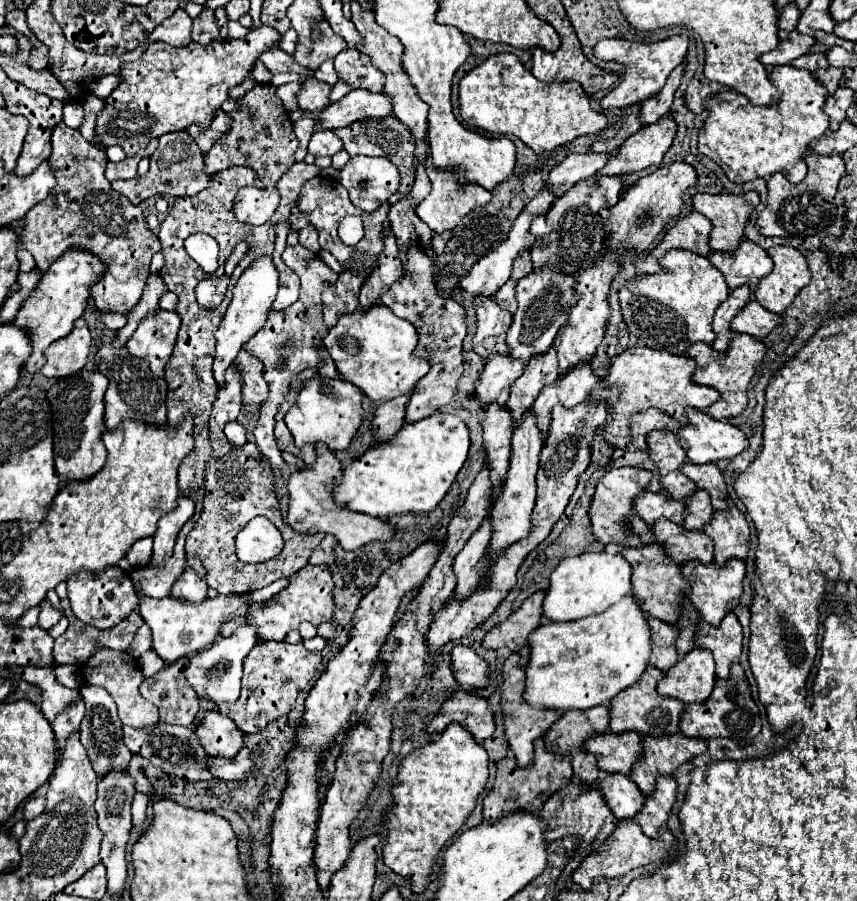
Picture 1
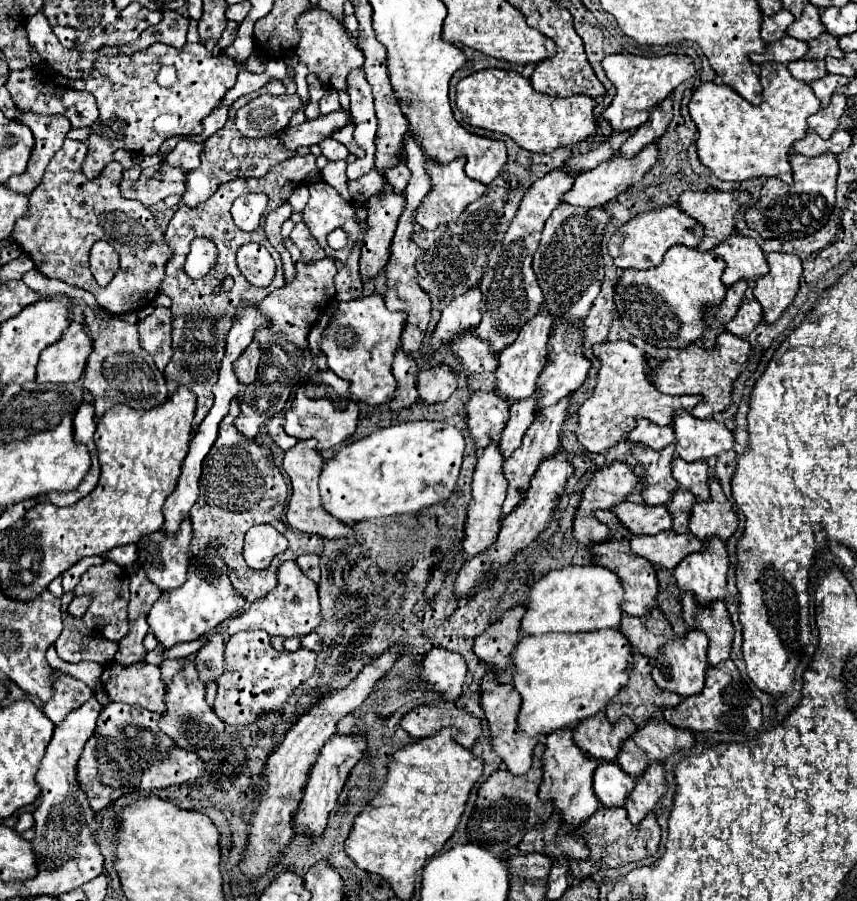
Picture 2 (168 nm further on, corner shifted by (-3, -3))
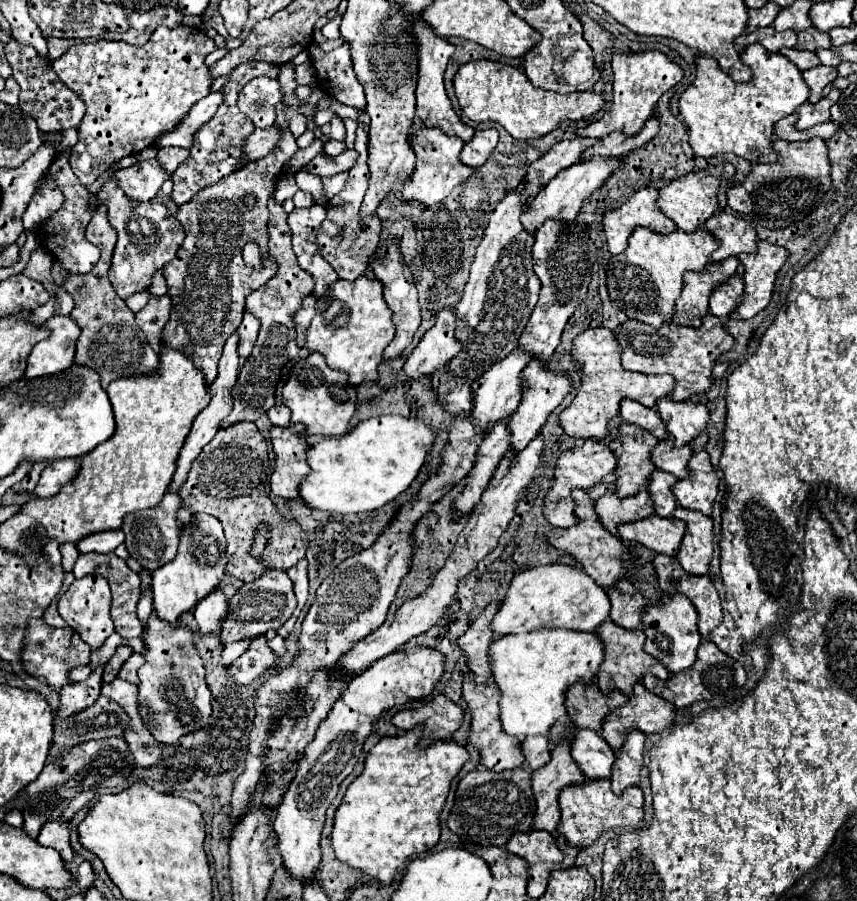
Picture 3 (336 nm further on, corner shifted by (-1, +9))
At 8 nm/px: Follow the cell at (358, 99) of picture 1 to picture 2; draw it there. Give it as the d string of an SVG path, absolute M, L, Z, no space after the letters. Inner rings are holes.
M336 110L336 112L330 112L316 120L306 120L300 126L288 126L284 136L280 138L280 144L288 152L296 152L300 146L320 144L320 140L328 138L334 130L338 130L346 124L350 124L350 112Z

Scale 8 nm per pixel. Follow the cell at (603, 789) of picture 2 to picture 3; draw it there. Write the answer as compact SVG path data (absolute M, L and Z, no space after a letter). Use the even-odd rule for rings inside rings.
M590 730L576 732L572 742L572 758L588 780L610 778L612 766L616 762L616 754L608 742L598 732Z

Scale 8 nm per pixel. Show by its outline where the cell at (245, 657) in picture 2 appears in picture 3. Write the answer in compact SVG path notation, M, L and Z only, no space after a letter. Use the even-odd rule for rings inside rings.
M254 636L248 650L228 666L228 678L238 686L250 686L264 672L272 670L270 664L278 664L276 652L268 646L266 636Z

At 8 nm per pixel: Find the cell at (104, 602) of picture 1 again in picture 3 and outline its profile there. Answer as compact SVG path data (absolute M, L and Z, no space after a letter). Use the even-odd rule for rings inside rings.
M114 552L110 554L80 554L80 558L74 564L74 576L86 576L86 574L100 574L108 580L110 590L112 590L112 606L110 606L110 616L114 620L116 632L122 638L134 638L142 634L142 624L136 616L136 604L140 600L140 576L126 566L122 558L118 558Z

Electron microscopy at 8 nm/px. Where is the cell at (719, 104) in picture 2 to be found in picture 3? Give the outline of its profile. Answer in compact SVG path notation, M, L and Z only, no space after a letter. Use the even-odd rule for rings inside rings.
M760 44L744 50L742 62L752 68L752 80L736 84L728 74L718 68L710 56L696 58L696 80L680 96L678 108L684 124L688 126L690 146L696 156L714 158L720 154L736 154L752 164L774 164L778 154L772 148L774 124L792 114L810 96L810 88L802 72L794 68L782 54L766 52Z

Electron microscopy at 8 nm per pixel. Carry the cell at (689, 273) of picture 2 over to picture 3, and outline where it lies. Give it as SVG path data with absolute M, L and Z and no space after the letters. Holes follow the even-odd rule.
M704 226L694 234L686 234L682 230L654 234L646 228L636 228L628 240L626 252L614 256L606 266L610 300L616 302L616 306L632 320L640 320L654 328L670 324L676 314L676 298L684 288L684 274L704 272L718 246L718 240L714 240Z

